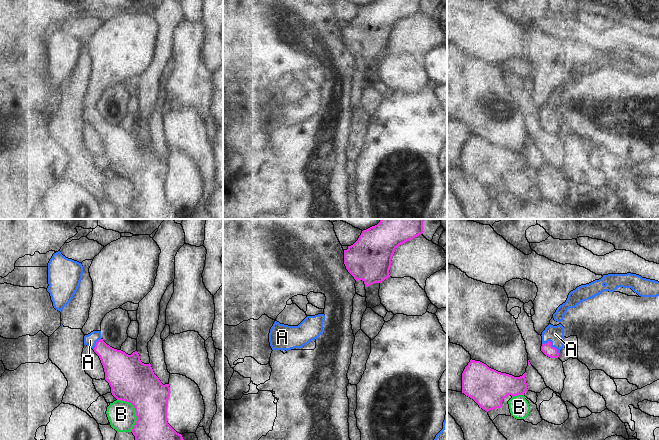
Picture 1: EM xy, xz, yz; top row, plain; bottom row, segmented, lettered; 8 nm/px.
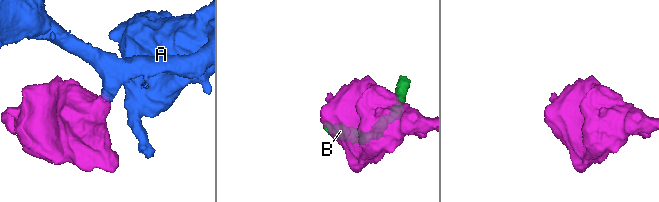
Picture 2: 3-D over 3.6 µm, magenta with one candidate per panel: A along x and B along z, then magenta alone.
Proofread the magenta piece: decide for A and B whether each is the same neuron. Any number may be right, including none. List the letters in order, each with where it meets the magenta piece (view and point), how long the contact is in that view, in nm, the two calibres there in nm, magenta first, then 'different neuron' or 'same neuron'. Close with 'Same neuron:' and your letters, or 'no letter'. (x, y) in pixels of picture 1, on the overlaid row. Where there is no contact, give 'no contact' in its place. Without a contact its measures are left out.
A: yz (550, 344) | 160 nm | 90/140 nm | same neuron
B: xy (135, 411) | 280 nm | 340/220 nm | different neuron
Same neuron: A

